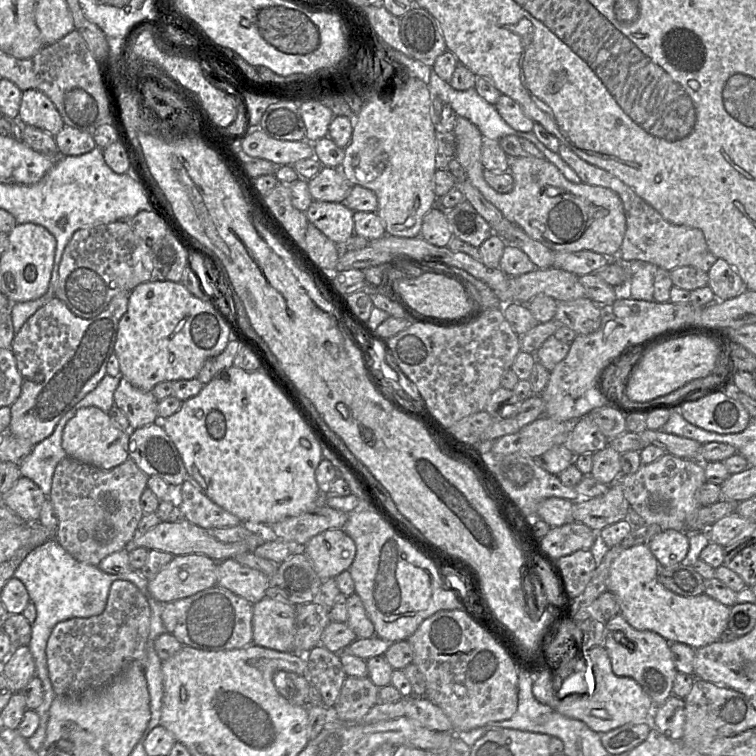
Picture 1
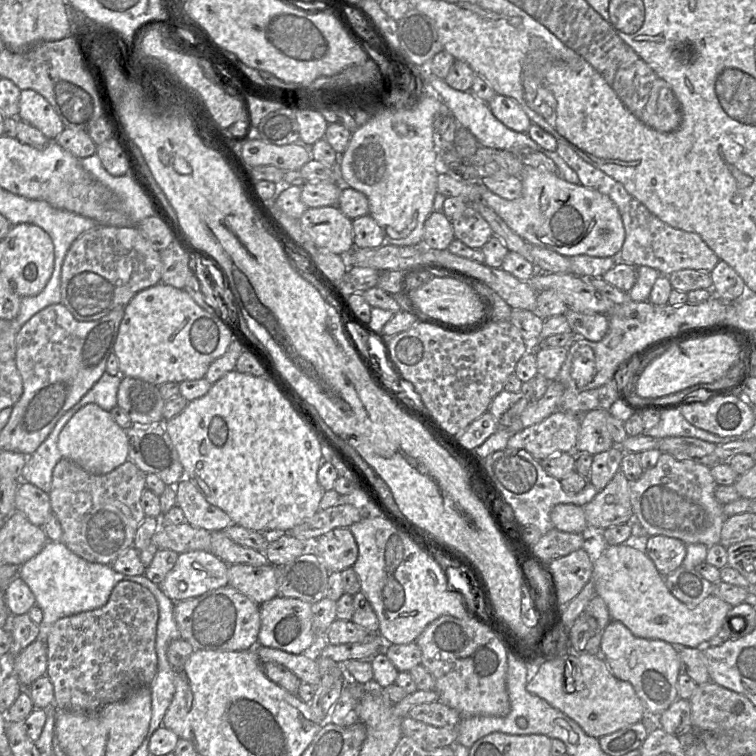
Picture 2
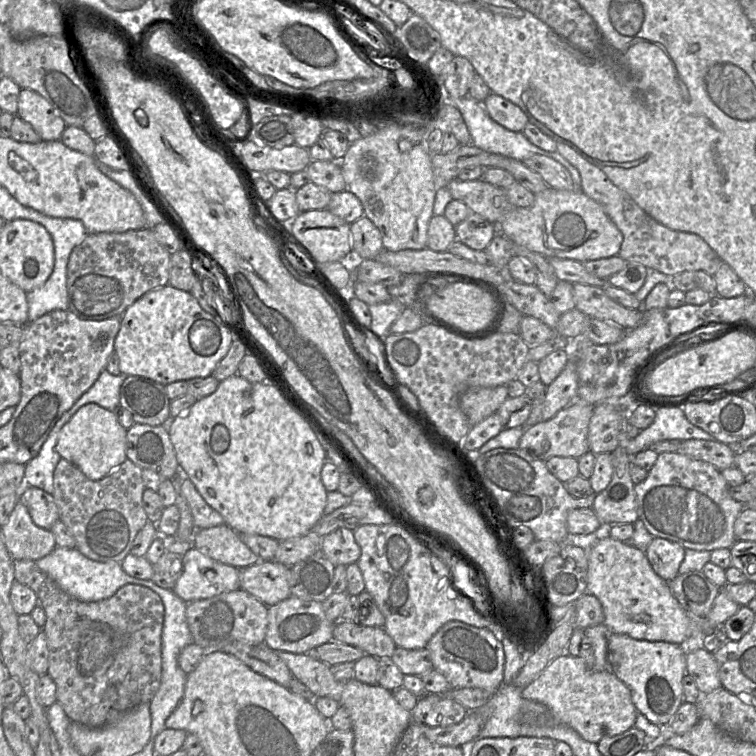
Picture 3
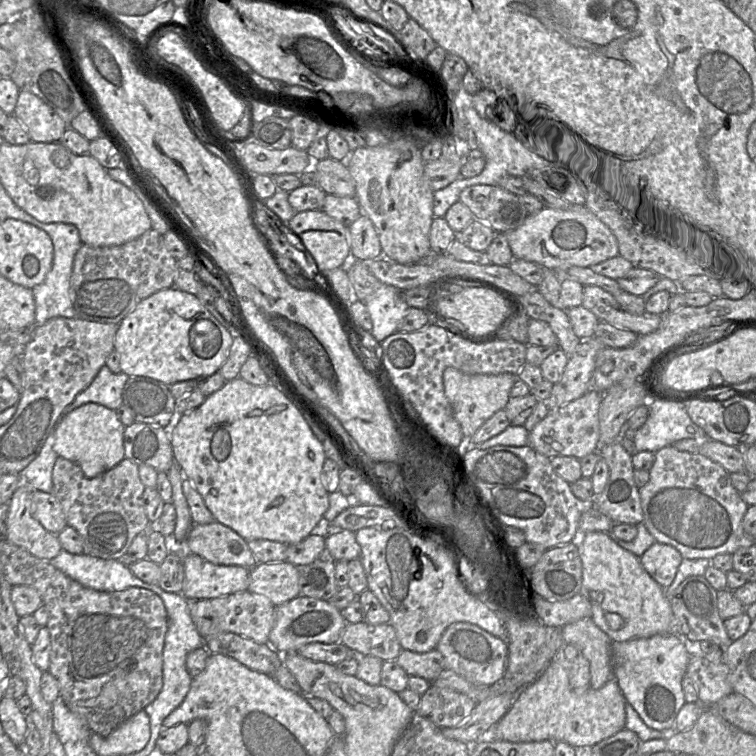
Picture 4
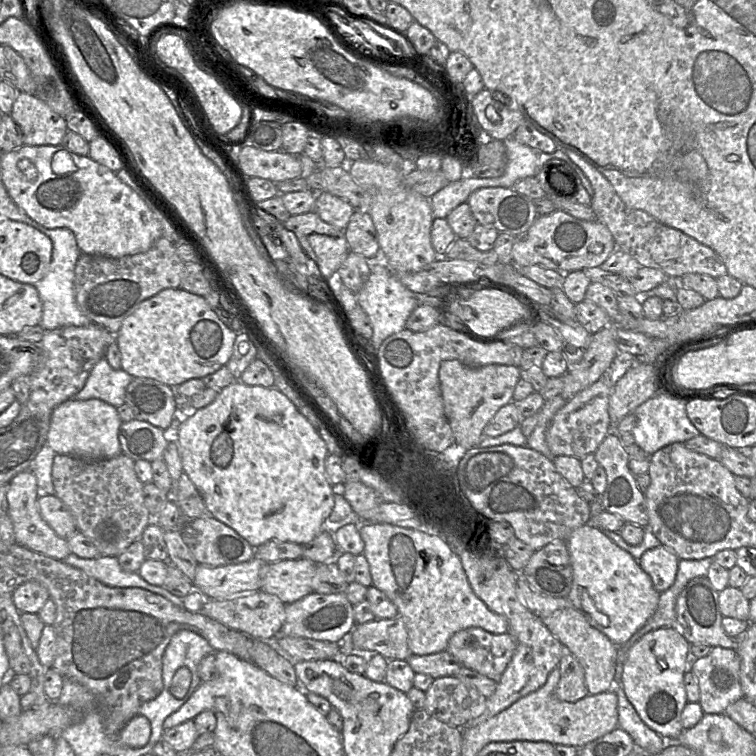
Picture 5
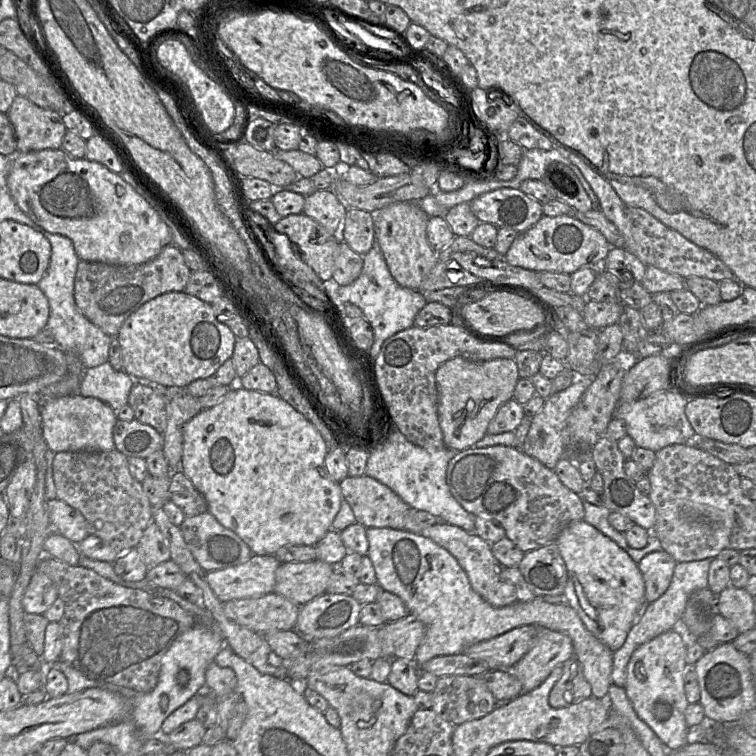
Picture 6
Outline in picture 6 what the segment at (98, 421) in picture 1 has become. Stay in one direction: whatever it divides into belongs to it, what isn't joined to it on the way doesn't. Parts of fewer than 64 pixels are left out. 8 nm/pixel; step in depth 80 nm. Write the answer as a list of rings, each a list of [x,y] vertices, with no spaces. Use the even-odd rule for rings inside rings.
[[[77,392],[46,399],[41,402],[40,415],[45,441],[55,453],[115,449],[113,429],[118,418],[115,410],[98,398]]]

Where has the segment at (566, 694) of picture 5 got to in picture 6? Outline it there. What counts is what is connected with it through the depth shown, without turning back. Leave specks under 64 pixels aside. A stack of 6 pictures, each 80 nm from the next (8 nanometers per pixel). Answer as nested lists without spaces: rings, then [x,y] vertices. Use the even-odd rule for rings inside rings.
[[[572,657],[562,664],[563,674],[549,694],[549,705],[564,708],[591,697],[591,686],[585,679],[579,661]]]

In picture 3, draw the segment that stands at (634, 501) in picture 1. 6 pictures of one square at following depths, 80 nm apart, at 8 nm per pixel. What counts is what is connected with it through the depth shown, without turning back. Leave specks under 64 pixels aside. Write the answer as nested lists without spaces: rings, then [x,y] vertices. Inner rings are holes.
[[[662,452],[658,454],[647,477],[642,482],[635,484],[634,491],[638,518],[653,537],[678,543],[684,549],[709,552],[719,548],[729,549],[736,542],[734,523],[744,509],[744,505],[731,497],[729,486],[721,471],[713,465],[678,452]]]

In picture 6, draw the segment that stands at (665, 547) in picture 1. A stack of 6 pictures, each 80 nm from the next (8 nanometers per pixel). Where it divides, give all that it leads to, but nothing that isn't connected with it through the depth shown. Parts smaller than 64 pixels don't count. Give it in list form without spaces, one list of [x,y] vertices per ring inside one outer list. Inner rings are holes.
[[[661,550],[646,554],[637,564],[644,580],[647,604],[658,599],[667,590],[676,563],[670,554]]]

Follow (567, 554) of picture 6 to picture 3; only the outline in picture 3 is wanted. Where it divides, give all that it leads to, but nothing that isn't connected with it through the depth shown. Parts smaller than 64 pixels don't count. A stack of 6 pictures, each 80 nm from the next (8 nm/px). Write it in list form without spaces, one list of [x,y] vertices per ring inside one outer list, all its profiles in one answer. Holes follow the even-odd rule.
[[[611,537],[595,543],[587,552],[588,570],[586,593],[597,597],[604,612],[604,625],[610,633],[627,635],[636,640],[664,641],[681,646],[698,646],[703,633],[702,624],[695,624],[672,595],[668,582],[658,576],[649,563],[644,550],[629,542]]]

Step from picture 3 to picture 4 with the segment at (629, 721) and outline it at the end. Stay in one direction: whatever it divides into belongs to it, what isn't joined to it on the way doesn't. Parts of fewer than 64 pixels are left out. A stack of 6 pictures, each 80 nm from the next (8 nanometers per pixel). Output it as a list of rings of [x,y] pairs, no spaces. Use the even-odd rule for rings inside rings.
[[[560,655],[548,664],[534,682],[524,687],[516,695],[507,713],[481,735],[479,741],[534,742],[550,740],[552,742],[566,742],[573,747],[592,747],[625,729],[625,705],[626,699],[615,678],[609,680],[600,689],[589,688],[582,694],[576,694],[569,684],[566,661],[563,661]]]

